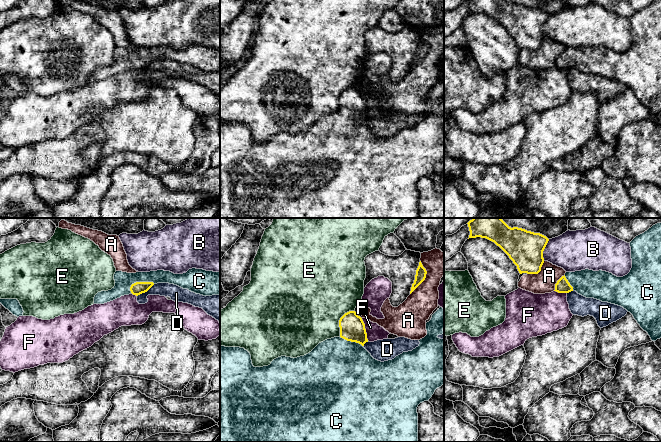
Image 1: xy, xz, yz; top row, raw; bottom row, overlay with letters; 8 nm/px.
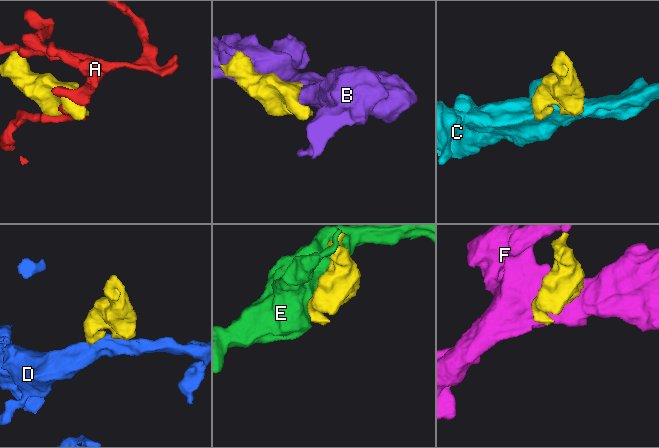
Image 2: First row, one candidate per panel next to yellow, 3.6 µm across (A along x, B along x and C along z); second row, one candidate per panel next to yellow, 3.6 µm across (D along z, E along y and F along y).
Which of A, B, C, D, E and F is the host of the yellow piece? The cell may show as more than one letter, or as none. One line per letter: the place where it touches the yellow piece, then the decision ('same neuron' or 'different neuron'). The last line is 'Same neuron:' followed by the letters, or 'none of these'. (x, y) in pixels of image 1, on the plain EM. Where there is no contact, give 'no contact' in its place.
A: meets yellow in xz at (425, 53); different neuron
B: meets yellow in yz at (543, 26); different neuron
C: meets yellow in xy at (140, 58); same neuron
D: meets yellow in xy at (145, 67); different neuron
E: meets yellow in xz at (339, 96); different neuron
F: meets yellow in xz at (365, 105); different neuron
Same neuron: C

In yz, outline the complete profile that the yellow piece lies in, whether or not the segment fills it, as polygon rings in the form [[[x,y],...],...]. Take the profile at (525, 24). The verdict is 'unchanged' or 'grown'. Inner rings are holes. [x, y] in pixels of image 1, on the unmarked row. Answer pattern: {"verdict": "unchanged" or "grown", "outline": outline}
{"verdict": "unchanged", "outline": [[[468,0],[469,14],[486,14],[499,22],[517,42],[520,50],[538,50],[544,39],[543,27],[549,15],[507,0]]]}

